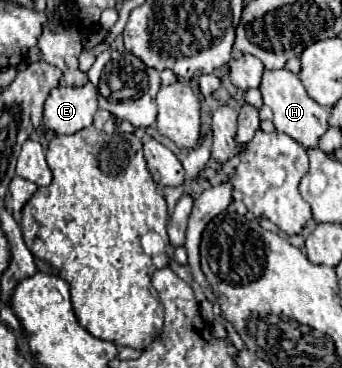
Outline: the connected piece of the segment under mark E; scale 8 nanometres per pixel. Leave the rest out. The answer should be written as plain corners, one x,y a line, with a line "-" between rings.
88,82
84,88
54,88
50,90
44,102
44,128
52,130
54,134
72,134
80,128
92,124
92,116
98,110
98,96
96,88

